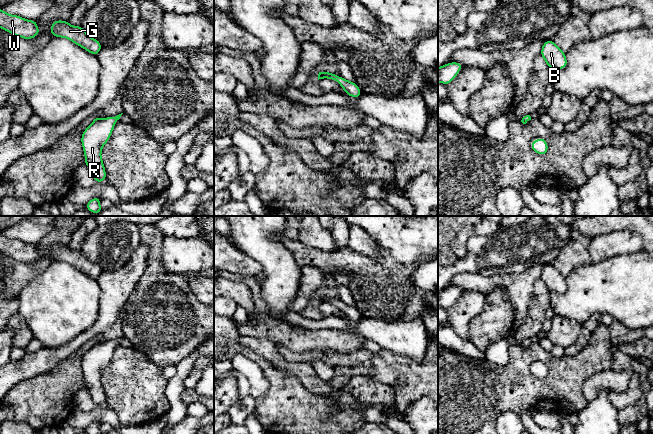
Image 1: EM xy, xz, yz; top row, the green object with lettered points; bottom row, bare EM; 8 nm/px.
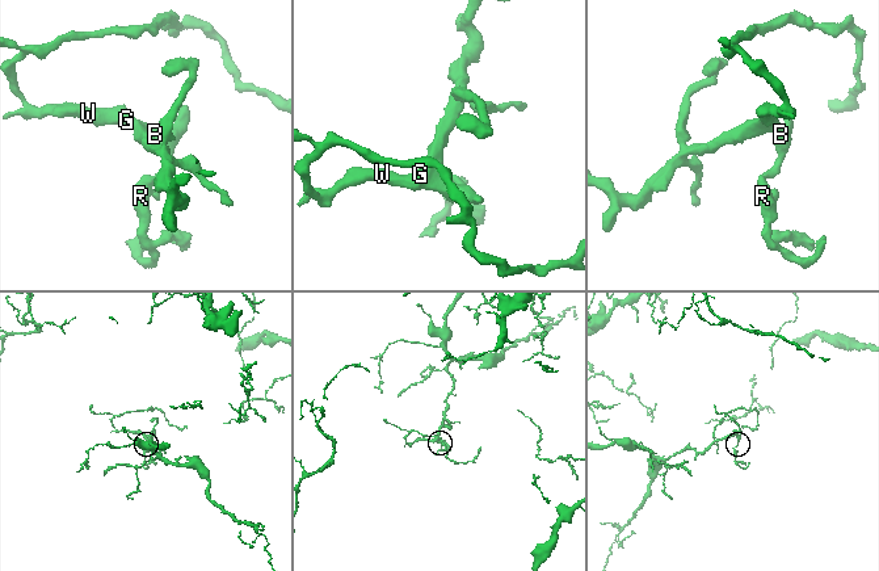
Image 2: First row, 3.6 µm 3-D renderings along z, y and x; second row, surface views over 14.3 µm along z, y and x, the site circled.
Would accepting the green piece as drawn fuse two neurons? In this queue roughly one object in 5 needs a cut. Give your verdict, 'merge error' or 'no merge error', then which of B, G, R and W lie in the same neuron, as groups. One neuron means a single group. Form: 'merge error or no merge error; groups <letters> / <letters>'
no merge error; groups B G R W

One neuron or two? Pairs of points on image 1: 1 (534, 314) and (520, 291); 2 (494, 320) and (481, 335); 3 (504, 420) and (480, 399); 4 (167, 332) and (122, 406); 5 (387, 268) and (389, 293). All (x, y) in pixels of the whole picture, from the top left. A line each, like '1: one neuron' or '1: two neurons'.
1: two neurons
2: one neuron
3: two neurons
4: two neurons
5: one neuron

